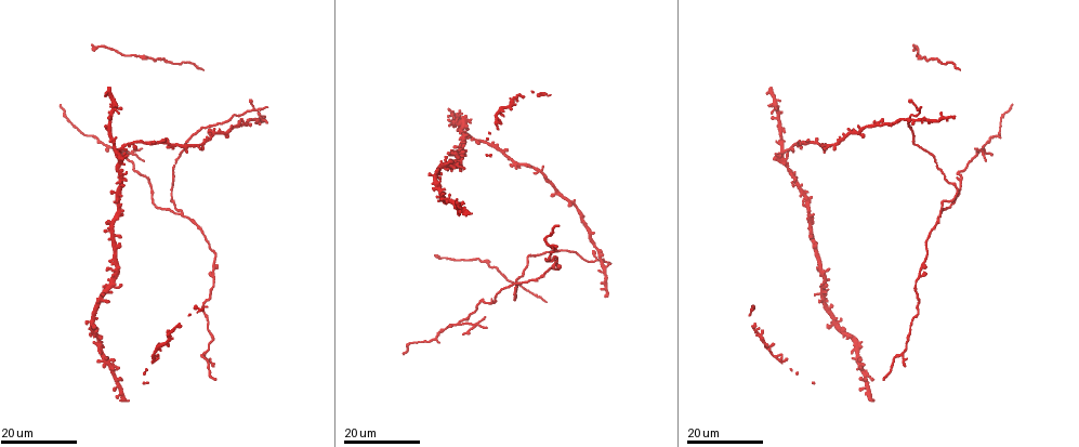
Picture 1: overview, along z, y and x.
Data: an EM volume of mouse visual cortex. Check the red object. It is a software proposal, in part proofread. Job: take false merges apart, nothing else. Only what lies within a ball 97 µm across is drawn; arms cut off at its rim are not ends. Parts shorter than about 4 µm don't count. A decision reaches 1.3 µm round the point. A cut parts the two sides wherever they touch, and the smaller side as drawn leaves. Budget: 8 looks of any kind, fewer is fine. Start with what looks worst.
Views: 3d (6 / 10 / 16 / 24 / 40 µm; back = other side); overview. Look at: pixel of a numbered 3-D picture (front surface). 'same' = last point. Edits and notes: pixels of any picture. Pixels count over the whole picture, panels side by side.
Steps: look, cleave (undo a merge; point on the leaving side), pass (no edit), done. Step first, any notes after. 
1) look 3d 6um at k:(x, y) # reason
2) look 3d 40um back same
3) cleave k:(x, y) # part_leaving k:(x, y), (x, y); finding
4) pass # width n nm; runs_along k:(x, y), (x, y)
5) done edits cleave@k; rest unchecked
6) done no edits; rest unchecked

look 3d 24um at 1:(458, 322) # three-way junction

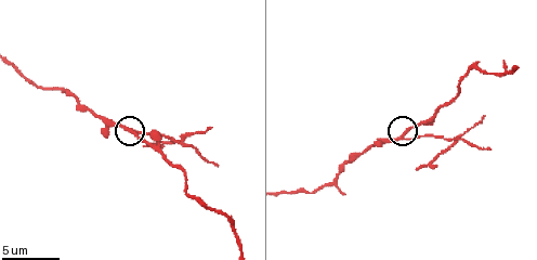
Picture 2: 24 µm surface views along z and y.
look 3d 10um at 2:(129, 131)

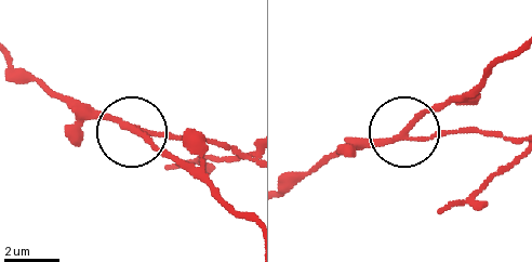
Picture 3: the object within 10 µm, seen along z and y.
cleave 3:(170, 132) # part_leaving 3:(404, 136), (457, 130), (520, 136); two neurons meet here

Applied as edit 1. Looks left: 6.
look 3d 16um at 1:(938, 214) # two arms in line, one across

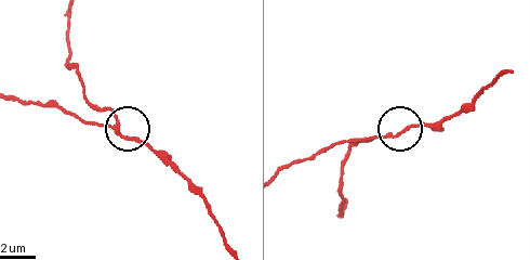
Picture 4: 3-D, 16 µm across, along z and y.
look 3d 10um at 4:(116, 127)

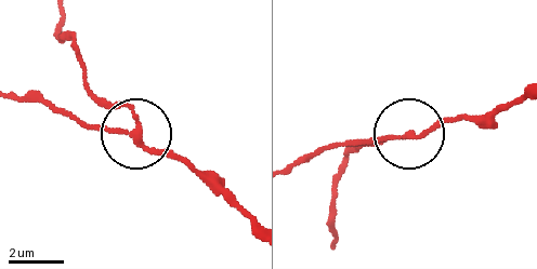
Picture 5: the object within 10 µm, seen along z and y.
pass # arms 3; runs_along 5:(335, 246), (335, 184), (349, 156), (409, 135), (337, 143); all the same neuron

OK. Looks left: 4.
look 3d 16um at 1:(856, 357) # arms part here

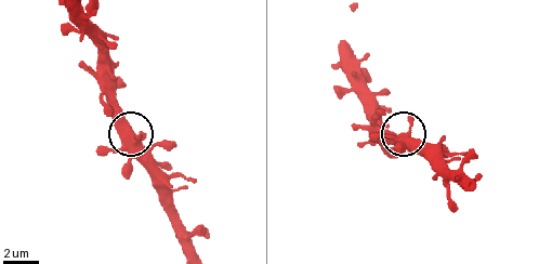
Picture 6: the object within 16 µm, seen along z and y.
look 3d 10um at 6:(409, 131) # zoom in

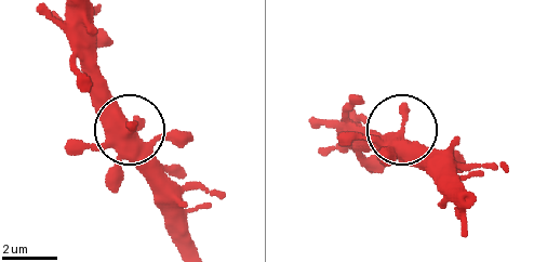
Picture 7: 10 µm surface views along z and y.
pass # arms 3; continuous, no second neuron

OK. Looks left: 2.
look 3d 16um at 1:(118, 379) # four arms meet

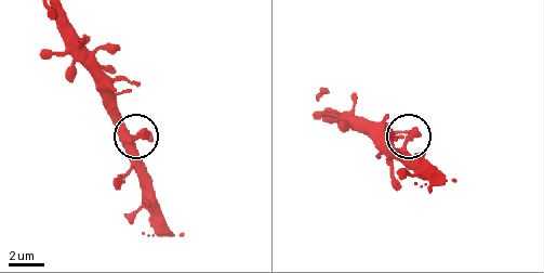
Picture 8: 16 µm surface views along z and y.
look 3d 10um at 8:(405, 150)

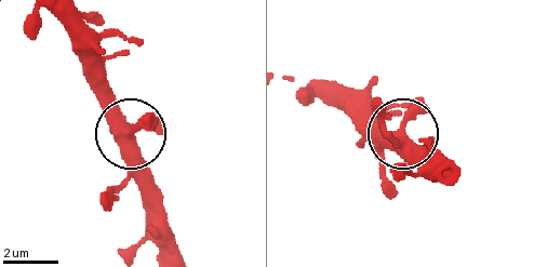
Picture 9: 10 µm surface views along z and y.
pass # arms 4; runs_along 9:(61, 21), (83, 76), (128, 132), (144, 213); all the same neuron

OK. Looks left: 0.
done edits cleave@3; rest unchecked

